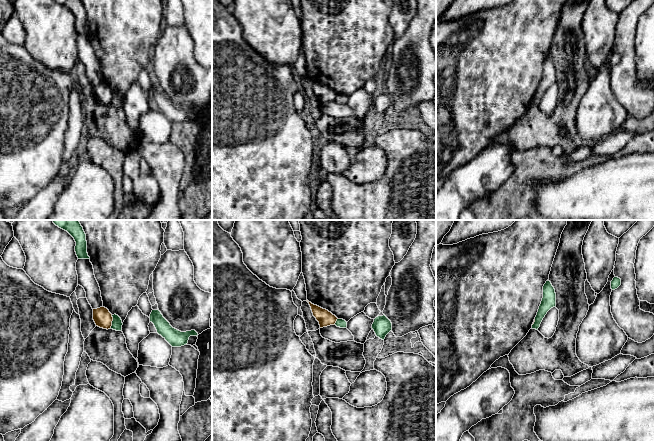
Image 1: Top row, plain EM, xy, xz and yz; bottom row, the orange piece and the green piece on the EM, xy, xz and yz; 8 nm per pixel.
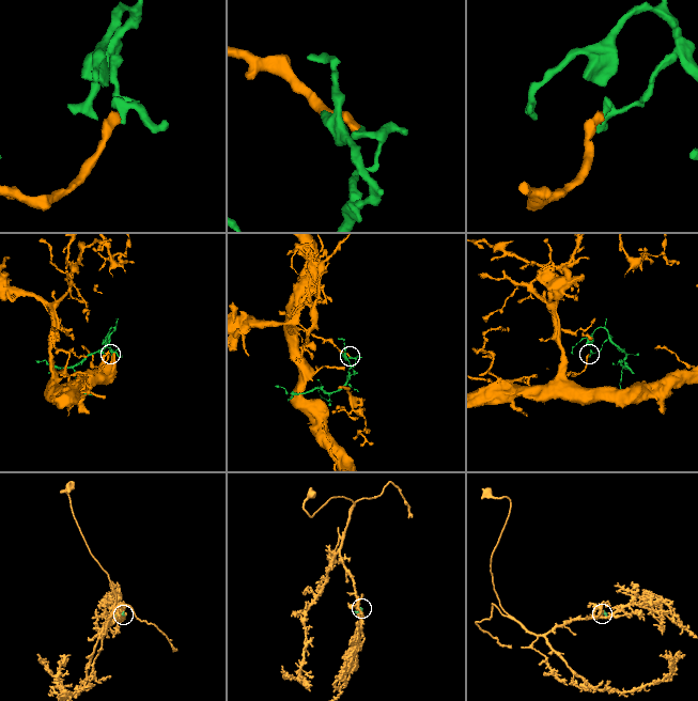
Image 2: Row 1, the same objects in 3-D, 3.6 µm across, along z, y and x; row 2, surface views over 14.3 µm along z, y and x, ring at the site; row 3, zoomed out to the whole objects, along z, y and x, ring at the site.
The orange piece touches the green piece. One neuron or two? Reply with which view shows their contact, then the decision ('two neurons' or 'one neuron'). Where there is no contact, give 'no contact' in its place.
xy | two neurons

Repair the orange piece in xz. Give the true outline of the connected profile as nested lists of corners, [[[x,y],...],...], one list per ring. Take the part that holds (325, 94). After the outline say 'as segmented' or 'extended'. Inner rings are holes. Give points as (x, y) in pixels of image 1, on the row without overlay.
[[[308,76],[306,77],[309,79],[311,83],[313,92],[319,98],[320,104],[327,103],[330,101],[335,101],[338,95],[335,91],[333,91],[331,88],[329,88],[326,85],[323,85],[317,81],[312,80]]] | as segmented

